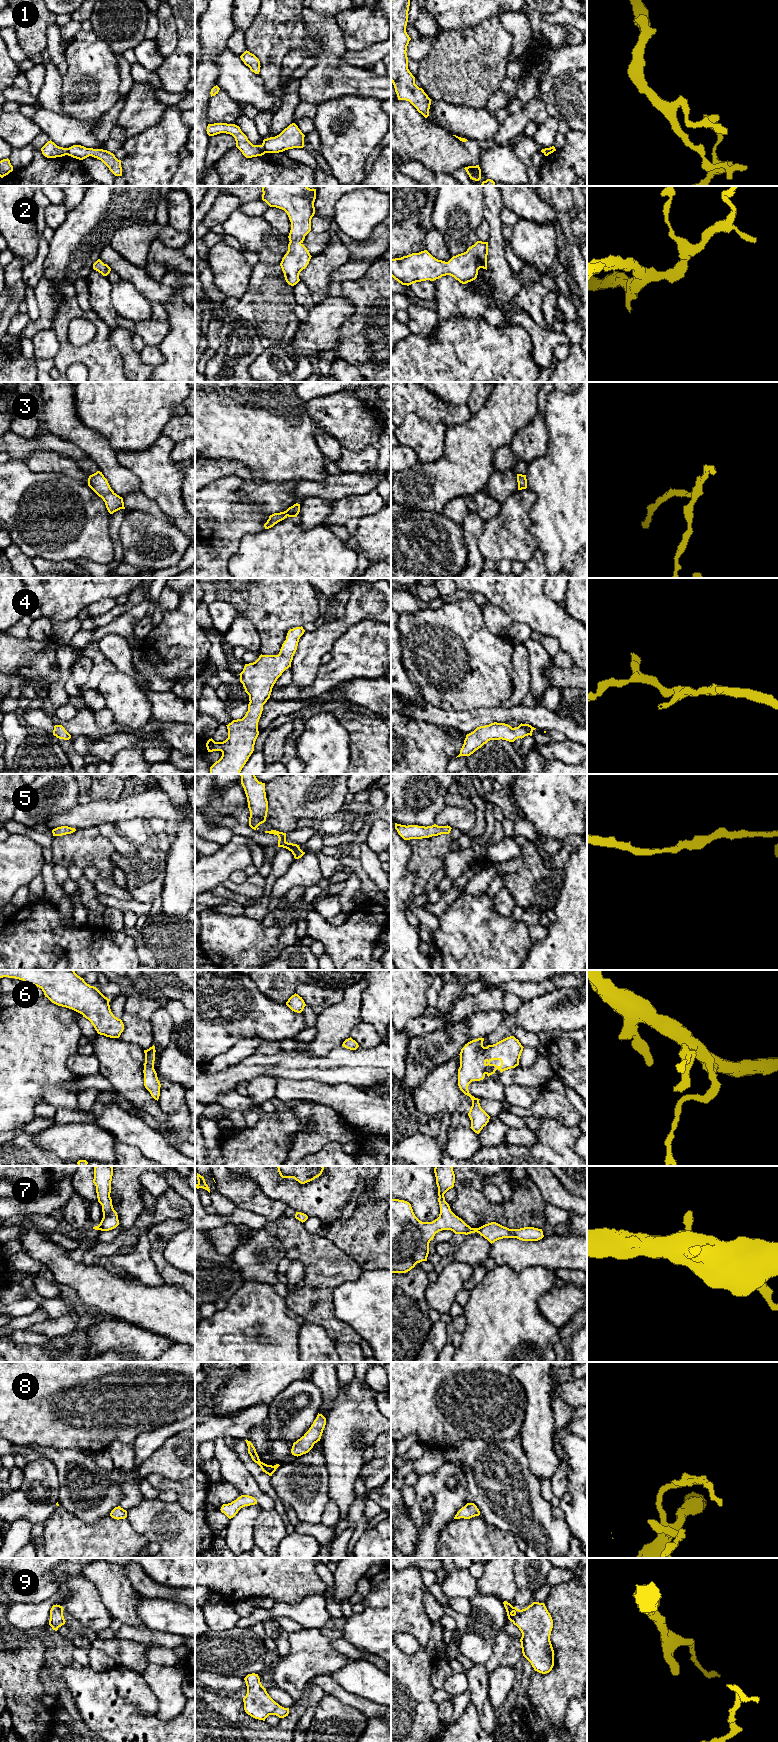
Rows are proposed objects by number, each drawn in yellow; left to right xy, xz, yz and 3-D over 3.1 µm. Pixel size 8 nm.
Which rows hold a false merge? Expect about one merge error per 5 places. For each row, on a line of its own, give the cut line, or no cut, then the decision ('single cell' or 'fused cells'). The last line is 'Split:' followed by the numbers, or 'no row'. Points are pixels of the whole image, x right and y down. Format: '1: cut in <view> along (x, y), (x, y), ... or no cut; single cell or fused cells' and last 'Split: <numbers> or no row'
1: cut in xz along (261, 145), (265, 152); fused cells
2: no cut; single cell
3: no cut; single cell
4: no cut; single cell
5: no cut; single cell
6: no cut; single cell
7: no cut; single cell
8: no cut; single cell
9: no cut; single cell
Split: 1

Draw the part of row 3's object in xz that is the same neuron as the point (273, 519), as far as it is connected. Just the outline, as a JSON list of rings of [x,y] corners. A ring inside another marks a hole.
[[[296,503],[293,506],[289,507],[284,512],[274,513],[274,514],[270,515],[269,519],[264,524],[264,527],[265,527],[265,529],[269,529],[287,517],[297,517],[299,512],[300,512],[300,504]]]

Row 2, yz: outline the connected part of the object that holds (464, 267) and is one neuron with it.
[[[477,241],[466,252],[448,262],[438,260],[427,250],[391,259],[391,276],[402,285],[434,281],[450,275],[462,284],[477,278],[480,268],[487,270],[488,242]]]

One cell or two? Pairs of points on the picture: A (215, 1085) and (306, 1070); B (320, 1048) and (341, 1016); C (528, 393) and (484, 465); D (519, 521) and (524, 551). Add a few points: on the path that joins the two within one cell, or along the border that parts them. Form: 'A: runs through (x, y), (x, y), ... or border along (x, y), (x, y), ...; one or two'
A: runs through (238, 1072), (247, 1069), (283, 1069); one
B: runs through (326, 1040), (334, 1024); one
C: runs through (510, 411), (484, 437), (484, 447); one
D: runs through (519, 528), (519, 544); one

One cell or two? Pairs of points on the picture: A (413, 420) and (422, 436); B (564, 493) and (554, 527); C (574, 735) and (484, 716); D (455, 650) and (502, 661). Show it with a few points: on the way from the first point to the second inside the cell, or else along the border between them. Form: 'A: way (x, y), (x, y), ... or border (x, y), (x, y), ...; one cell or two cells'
A: way (413, 424), (418, 432); one cell
B: way (564, 501), (564, 506), (559, 511), (559, 519); one cell
C: way (552, 720), (544, 720), (529, 715), (506, 715); one cell
D: way (467, 661), (490, 661); one cell

